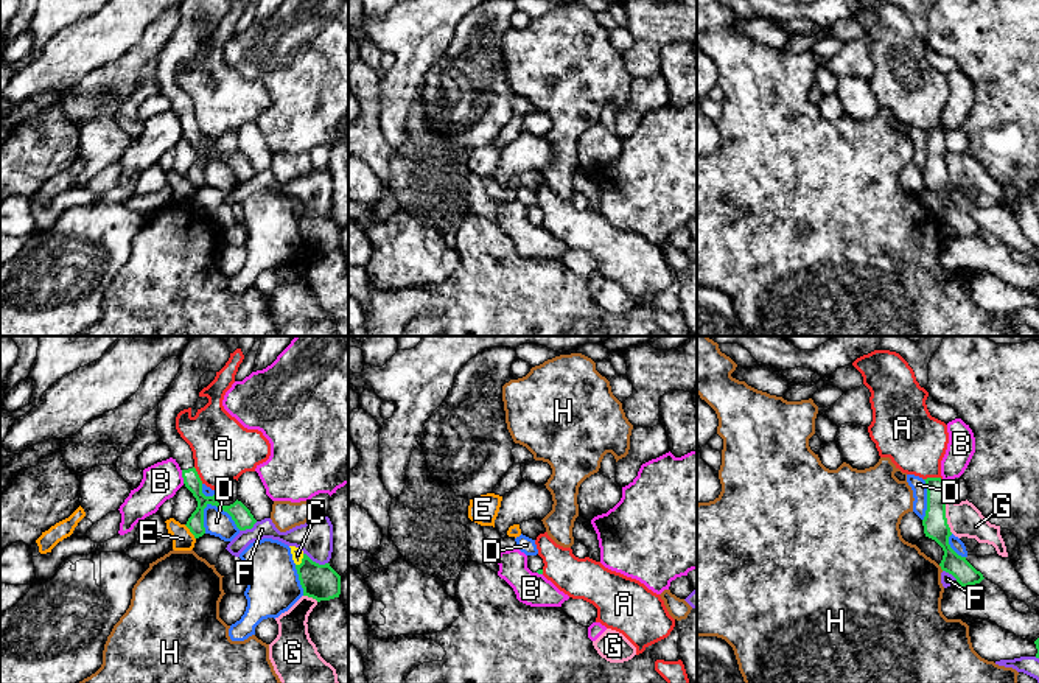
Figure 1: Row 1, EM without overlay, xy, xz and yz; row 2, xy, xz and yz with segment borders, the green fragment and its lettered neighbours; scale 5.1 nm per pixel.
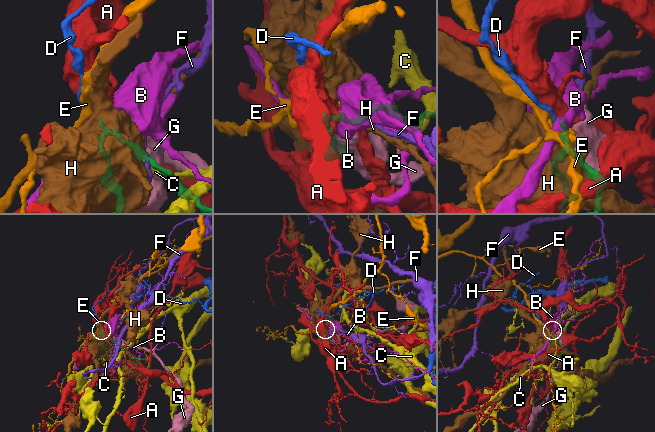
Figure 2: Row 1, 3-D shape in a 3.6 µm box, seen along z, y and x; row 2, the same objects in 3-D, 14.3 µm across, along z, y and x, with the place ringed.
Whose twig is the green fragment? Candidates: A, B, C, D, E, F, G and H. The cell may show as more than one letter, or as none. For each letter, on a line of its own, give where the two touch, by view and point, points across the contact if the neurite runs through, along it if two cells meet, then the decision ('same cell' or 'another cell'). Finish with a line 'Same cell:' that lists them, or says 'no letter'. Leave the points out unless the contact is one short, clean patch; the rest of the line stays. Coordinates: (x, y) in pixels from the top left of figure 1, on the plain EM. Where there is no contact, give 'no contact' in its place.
A: yz (932, 129) | along yz (941, 129), (924, 131) | another cell
B: xy (182, 128) | another cell
C: xy (302, 212) | another cell
D: xy (223, 161) | another cell
E: xy (190, 182) | along xy (184, 176), (195, 190) | another cell
F: xy (314, 213) | another cell
G: yz (944, 168) | another cell
H: yz (941, 220) | along yz (938, 217), (943, 221) | another cell
Same cell: no letter

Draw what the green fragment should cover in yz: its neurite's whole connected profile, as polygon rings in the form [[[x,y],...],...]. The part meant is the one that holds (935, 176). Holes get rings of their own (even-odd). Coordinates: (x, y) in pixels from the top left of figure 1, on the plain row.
[[[927,129],[927,162],[922,171],[925,188],[935,191],[944,202],[939,215],[941,221],[952,226],[961,238],[980,235],[985,229],[966,208],[958,207],[949,196],[952,187],[946,170],[946,132],[941,129]]]

